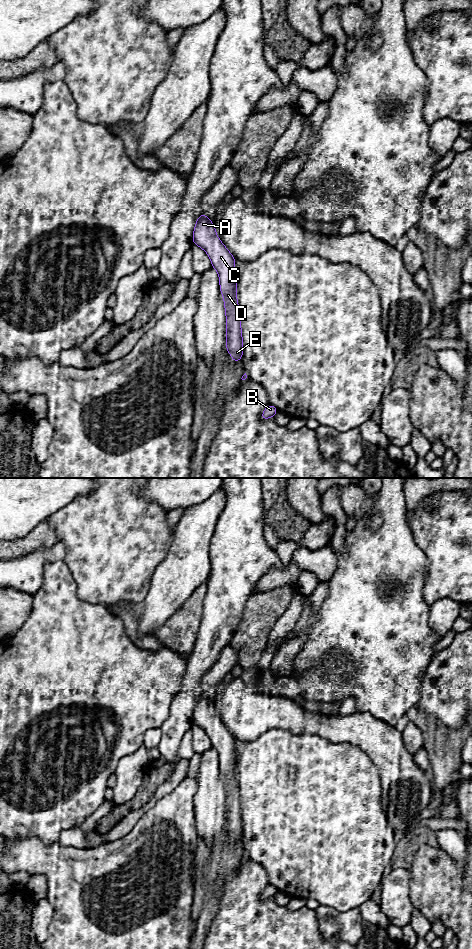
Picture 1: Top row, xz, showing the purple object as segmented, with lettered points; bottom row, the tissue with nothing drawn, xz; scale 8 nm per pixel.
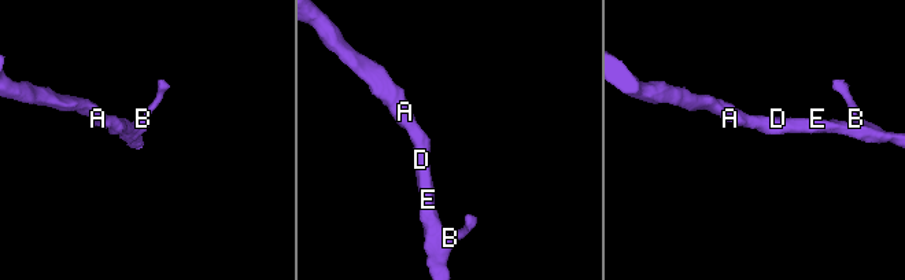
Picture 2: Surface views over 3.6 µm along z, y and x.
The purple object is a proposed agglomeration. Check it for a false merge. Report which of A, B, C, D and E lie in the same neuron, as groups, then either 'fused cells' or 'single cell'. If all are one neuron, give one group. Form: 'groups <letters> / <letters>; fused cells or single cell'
groups A B C D E; single cell

